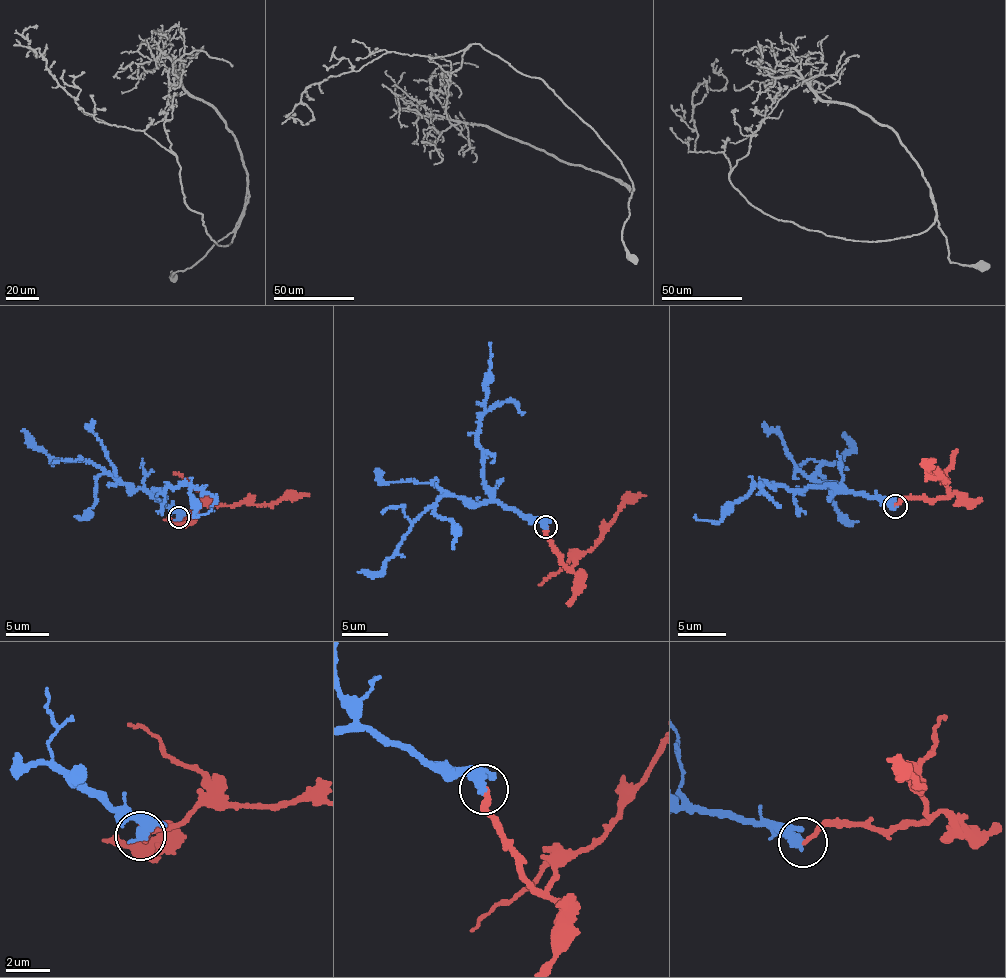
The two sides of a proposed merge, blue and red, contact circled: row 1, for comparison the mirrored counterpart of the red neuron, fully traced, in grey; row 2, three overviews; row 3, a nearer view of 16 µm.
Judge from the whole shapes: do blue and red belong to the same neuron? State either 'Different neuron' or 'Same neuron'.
Different neuron

